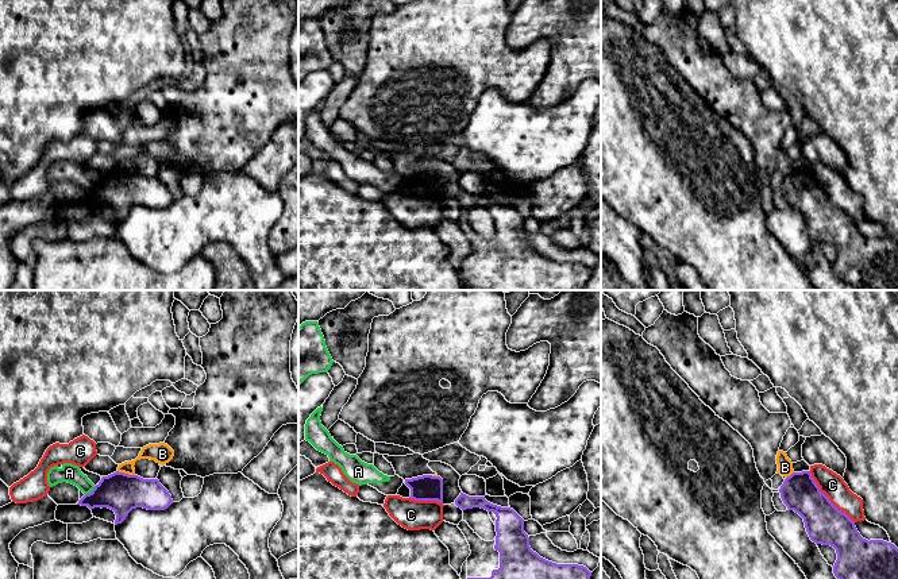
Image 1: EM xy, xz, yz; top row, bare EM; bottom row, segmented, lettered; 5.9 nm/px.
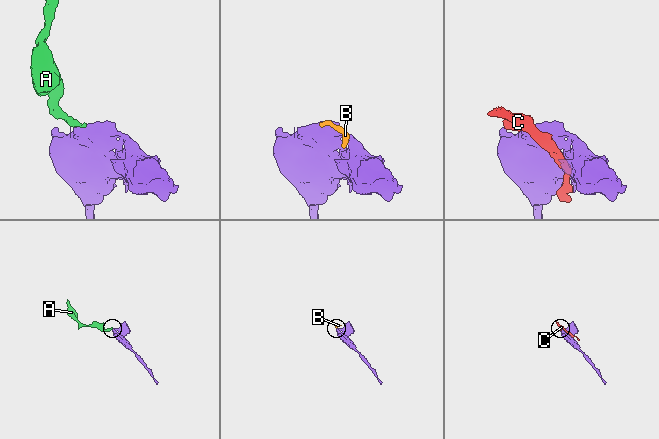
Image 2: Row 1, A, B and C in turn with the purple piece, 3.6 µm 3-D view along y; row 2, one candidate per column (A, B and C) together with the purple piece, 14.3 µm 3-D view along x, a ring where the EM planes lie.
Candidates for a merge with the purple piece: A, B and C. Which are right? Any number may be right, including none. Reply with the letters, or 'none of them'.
none of them

